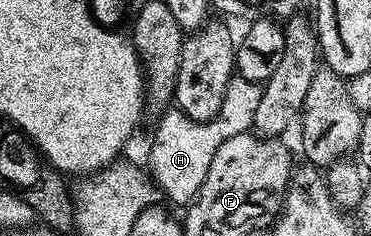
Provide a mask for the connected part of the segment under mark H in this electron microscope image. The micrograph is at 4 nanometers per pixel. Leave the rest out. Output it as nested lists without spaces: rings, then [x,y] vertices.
[[[234,75],[224,92],[219,113],[210,121],[194,121],[177,107],[167,108],[162,113],[164,115],[154,129],[154,142],[150,145],[148,173],[165,200],[167,197],[168,200],[182,205],[181,207],[189,206],[208,175],[208,167],[212,167],[212,158],[216,156],[220,143],[232,139],[232,135],[253,130],[261,94],[262,85],[259,82]]]

